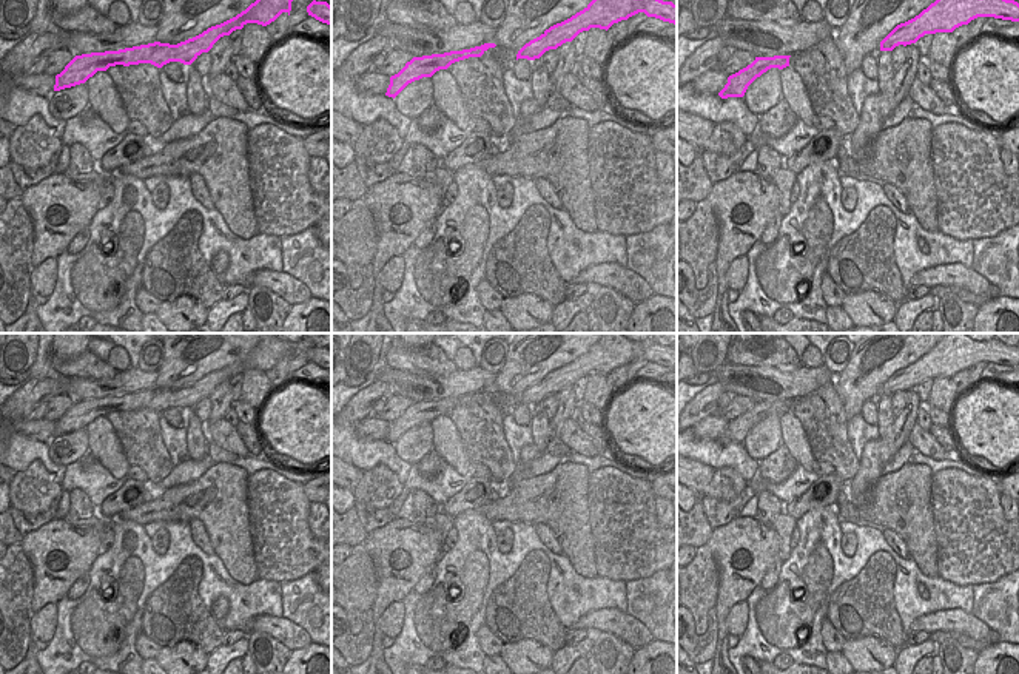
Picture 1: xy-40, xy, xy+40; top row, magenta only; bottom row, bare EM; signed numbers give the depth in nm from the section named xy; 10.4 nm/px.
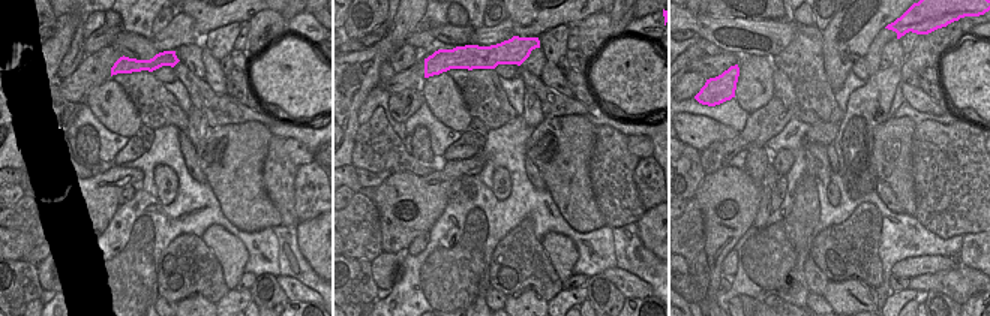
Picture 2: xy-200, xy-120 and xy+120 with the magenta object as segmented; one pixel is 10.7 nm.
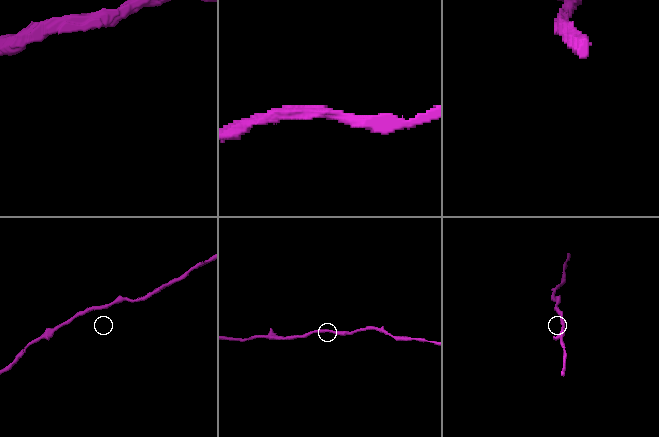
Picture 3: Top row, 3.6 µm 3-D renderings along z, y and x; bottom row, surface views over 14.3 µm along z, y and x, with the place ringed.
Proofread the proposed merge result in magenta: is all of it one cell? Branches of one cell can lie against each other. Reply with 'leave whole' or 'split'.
leave whole

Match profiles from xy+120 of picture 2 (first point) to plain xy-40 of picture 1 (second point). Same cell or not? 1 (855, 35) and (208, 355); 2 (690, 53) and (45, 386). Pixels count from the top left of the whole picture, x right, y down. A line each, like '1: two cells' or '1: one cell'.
1: one cell
2: one cell

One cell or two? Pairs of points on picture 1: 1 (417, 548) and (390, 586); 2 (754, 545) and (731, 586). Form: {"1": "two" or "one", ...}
{"1": "one", "2": "one"}

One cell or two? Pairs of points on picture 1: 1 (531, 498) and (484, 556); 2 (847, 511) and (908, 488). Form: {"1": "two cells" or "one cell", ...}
{"1": "two cells", "2": "one cell"}

